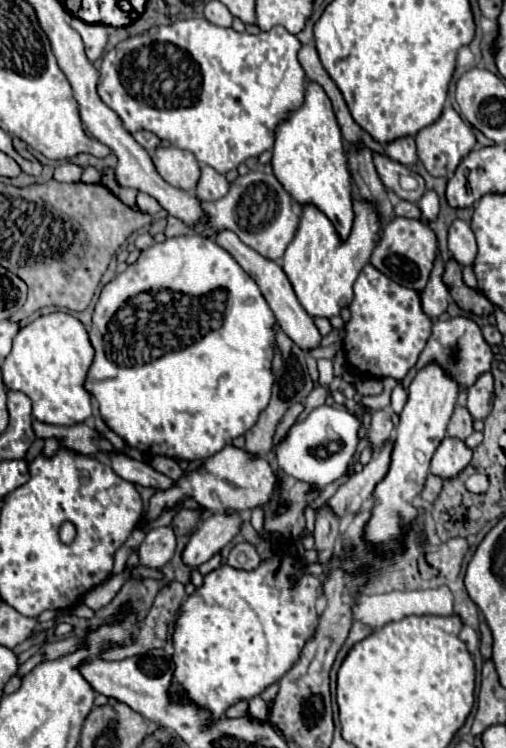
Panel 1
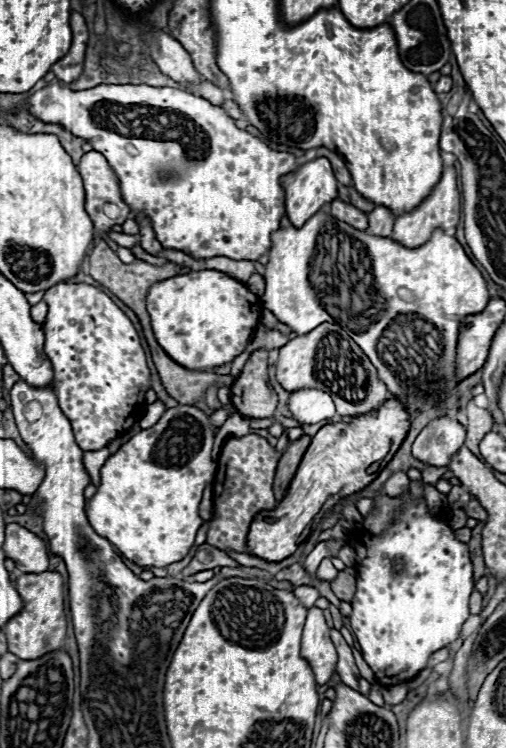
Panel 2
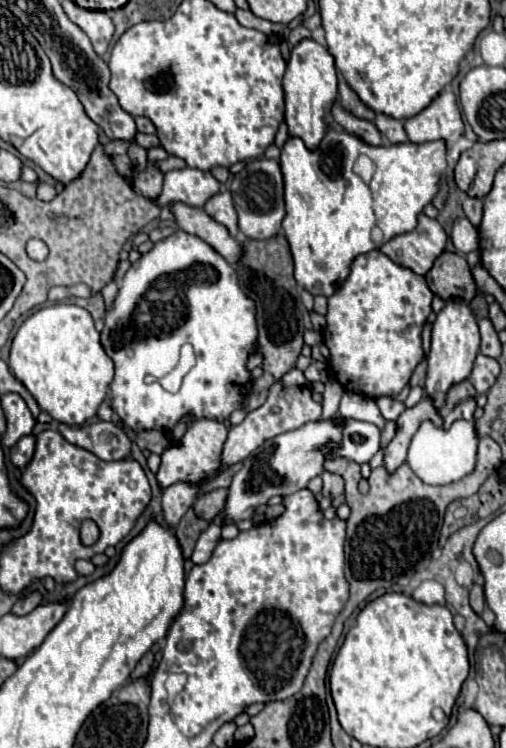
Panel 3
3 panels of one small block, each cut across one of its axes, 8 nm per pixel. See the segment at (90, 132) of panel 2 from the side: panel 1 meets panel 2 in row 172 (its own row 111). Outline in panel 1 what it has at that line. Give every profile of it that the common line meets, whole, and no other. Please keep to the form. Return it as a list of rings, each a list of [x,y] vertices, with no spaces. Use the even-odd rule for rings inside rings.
[[[190,18],[190,20],[176,20],[170,26],[154,26],[150,30],[146,30],[144,34],[126,38],[124,42],[120,42],[116,48],[112,48],[100,66],[100,82],[98,82],[98,94],[102,98],[102,102],[106,106],[110,106],[124,122],[124,128],[134,134],[136,130],[150,130],[154,132],[160,140],[168,140],[172,146],[182,148],[192,152],[200,164],[208,164],[210,168],[214,168],[220,174],[226,174],[234,168],[238,168],[238,164],[242,164],[244,160],[252,158],[252,156],[260,156],[266,150],[272,150],[274,146],[274,128],[280,120],[286,118],[288,112],[296,110],[302,102],[304,102],[304,86],[306,86],[306,74],[298,62],[298,50],[300,50],[300,40],[290,34],[284,26],[274,26],[268,32],[260,32],[256,34],[248,34],[248,32],[236,32],[232,28],[222,28],[222,26],[214,26],[212,22],[208,22],[206,18]]]

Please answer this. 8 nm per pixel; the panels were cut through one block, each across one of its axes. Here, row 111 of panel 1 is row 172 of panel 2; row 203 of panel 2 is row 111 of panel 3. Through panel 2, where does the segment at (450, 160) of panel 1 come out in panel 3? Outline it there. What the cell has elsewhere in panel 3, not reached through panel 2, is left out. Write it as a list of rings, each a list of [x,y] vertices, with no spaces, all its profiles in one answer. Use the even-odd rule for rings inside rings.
[[[446,90],[440,92],[440,96],[428,108],[404,120],[404,128],[408,140],[414,144],[444,140],[446,148],[450,150],[464,134],[464,122],[456,104],[456,96]]]

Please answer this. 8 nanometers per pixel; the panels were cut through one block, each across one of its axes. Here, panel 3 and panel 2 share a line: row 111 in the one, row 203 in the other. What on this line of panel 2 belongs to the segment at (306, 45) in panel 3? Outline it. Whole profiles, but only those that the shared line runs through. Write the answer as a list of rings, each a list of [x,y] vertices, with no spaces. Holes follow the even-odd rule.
[[[326,158],[302,164],[294,174],[284,176],[286,214],[294,228],[300,228],[324,204],[338,196],[336,178]]]

